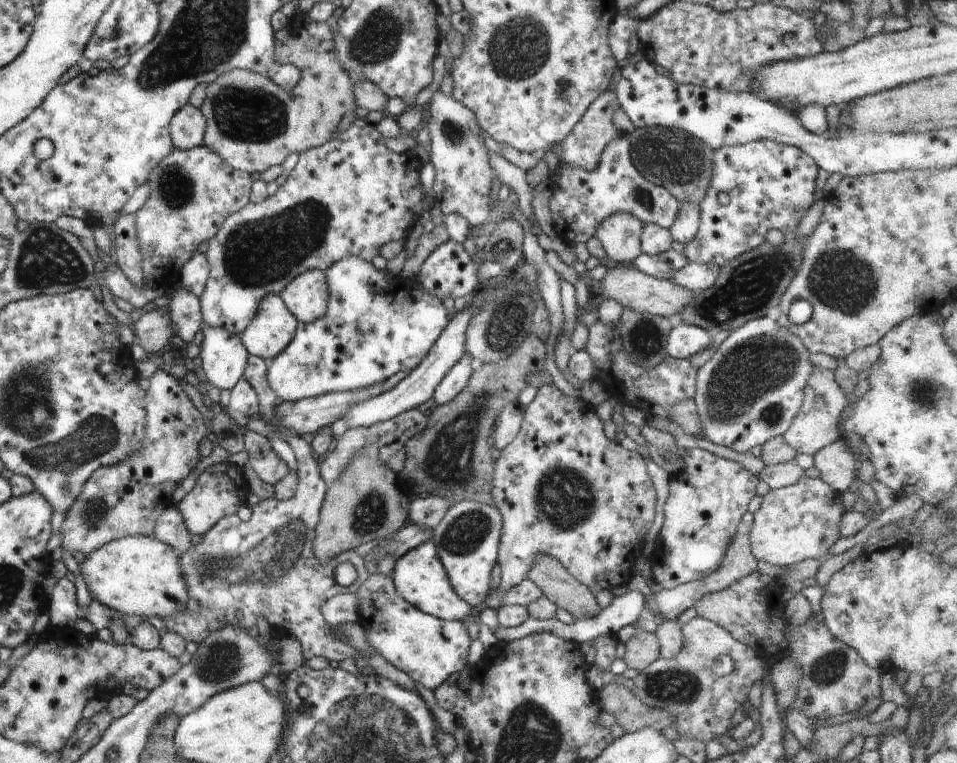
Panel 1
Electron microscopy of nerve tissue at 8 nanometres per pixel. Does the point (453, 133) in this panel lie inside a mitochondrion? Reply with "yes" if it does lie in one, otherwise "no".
yes

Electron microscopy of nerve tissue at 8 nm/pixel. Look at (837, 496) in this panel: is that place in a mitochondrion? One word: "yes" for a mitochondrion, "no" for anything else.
no

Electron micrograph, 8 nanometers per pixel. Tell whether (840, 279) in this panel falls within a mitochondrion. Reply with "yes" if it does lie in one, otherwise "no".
yes

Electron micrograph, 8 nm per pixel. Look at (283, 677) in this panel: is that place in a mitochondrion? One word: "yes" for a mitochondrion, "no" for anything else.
no

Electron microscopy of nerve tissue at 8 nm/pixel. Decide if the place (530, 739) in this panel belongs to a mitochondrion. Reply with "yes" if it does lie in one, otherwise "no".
yes

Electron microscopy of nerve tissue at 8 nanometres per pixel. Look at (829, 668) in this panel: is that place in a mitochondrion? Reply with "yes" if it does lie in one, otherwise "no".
yes

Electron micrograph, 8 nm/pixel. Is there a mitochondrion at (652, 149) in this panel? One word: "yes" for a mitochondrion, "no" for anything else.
yes

